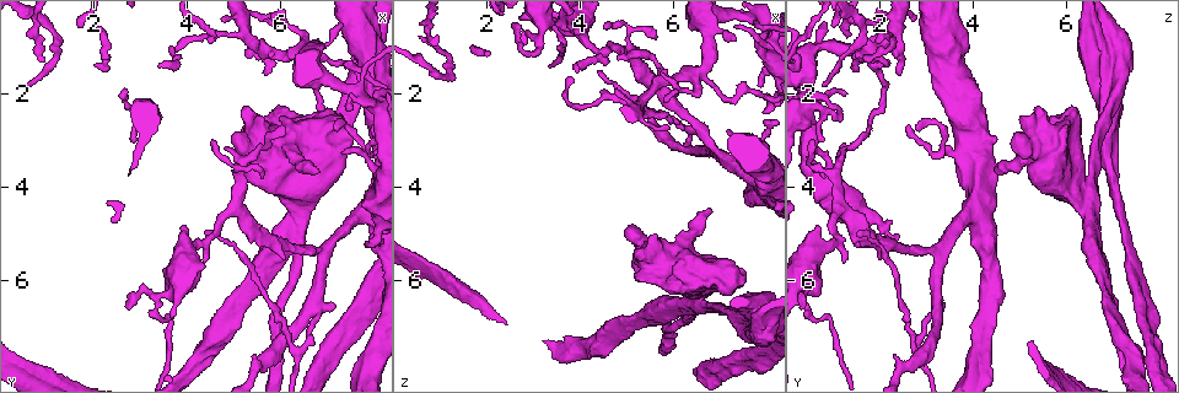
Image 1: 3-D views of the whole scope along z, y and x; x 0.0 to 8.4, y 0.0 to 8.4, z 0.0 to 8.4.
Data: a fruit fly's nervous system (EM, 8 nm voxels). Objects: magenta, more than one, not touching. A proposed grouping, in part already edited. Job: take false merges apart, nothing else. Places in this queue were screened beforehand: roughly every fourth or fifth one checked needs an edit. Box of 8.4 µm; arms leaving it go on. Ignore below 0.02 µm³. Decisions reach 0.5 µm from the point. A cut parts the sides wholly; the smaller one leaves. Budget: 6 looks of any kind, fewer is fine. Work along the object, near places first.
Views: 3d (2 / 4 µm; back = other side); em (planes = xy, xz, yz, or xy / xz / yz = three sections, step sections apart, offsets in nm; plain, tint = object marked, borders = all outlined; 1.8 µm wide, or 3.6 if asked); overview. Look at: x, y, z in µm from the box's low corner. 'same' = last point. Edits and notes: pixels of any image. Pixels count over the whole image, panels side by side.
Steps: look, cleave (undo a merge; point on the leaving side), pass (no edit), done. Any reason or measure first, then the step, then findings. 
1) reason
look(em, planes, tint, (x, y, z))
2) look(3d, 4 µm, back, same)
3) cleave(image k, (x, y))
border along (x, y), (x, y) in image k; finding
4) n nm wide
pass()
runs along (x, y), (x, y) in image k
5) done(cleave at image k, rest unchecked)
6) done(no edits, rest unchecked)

touches itself
look(em, xy, step 16, tint, (7.55, 6.75, 7.55))

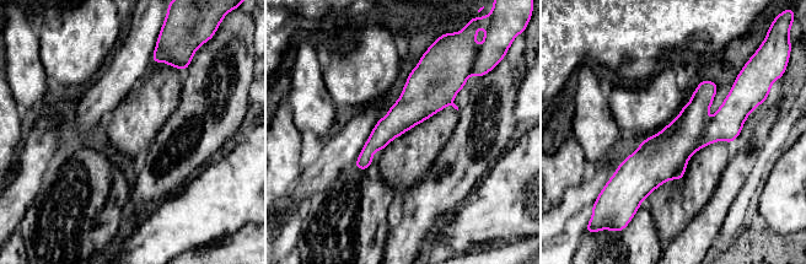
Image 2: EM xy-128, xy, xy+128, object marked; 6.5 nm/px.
pass()
runs along (746, 111), (619, 172) in image 2; all the same neuron

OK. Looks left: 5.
branch point
look(3d, 4 µm, (6.40, 7.45, 2.85))

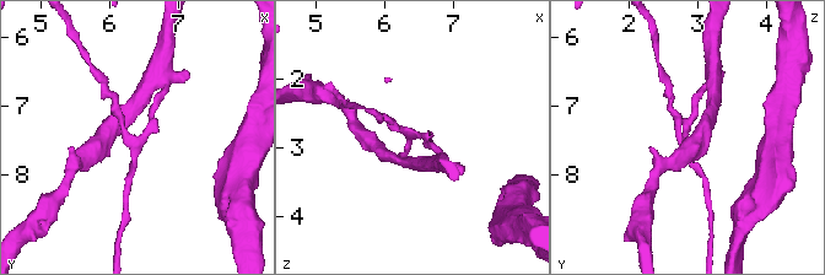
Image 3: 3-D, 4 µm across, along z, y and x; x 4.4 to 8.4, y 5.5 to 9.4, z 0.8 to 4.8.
3 arms; shape alone is not enough
look(em, yz, step 8, tint, (6.50, 7.50, 2.85))

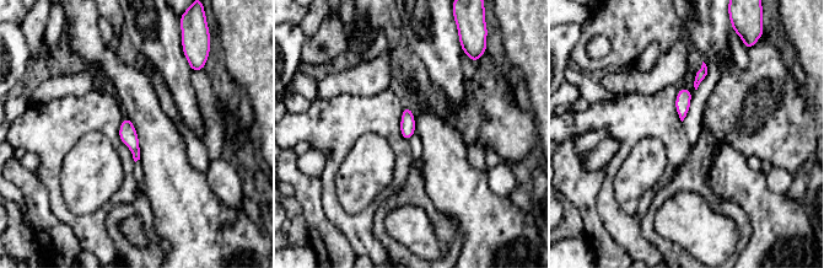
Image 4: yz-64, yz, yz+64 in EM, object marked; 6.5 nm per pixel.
look(em, xy, step 16, tint, same)

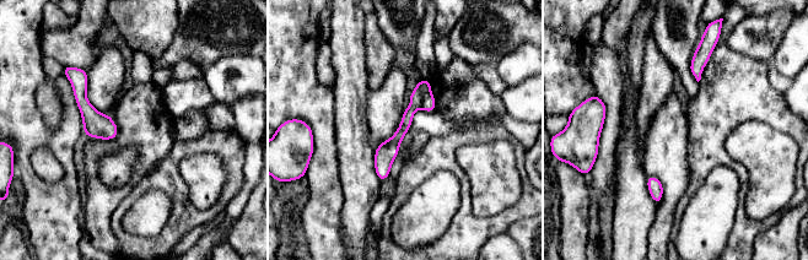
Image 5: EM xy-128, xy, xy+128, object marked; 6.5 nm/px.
cleave(image 5, (424, 86))
the part that leaves runs along (426, 82), (383, 157), (382, 177) in image 5; a second neuron is stuck on

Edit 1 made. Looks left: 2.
abrupt turn
look(3d, 4 µm, (5.30, 0.75, 2.25))

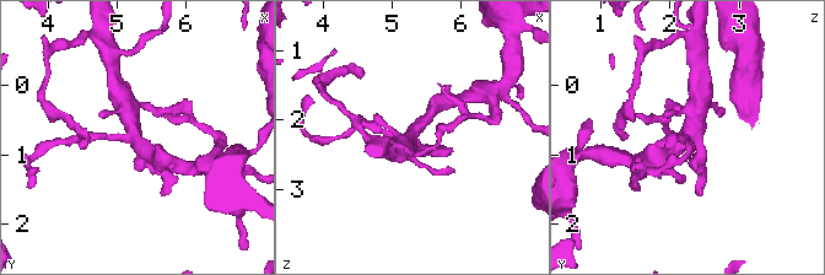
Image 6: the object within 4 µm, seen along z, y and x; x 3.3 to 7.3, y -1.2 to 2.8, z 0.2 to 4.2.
now the EM
look(em, planes, tint, (5.25, 0.75, 2.25))

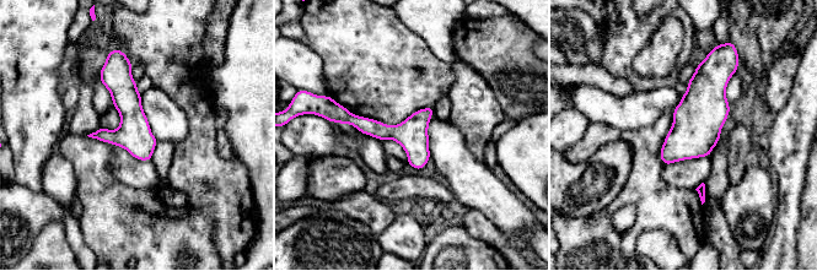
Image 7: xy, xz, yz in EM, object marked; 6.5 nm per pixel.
pass()
runs along (123, 61), (123, 92), (148, 157) in image 7; continuous, no second neuron

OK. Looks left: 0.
done(cleave at image 5, rest unchecked)

